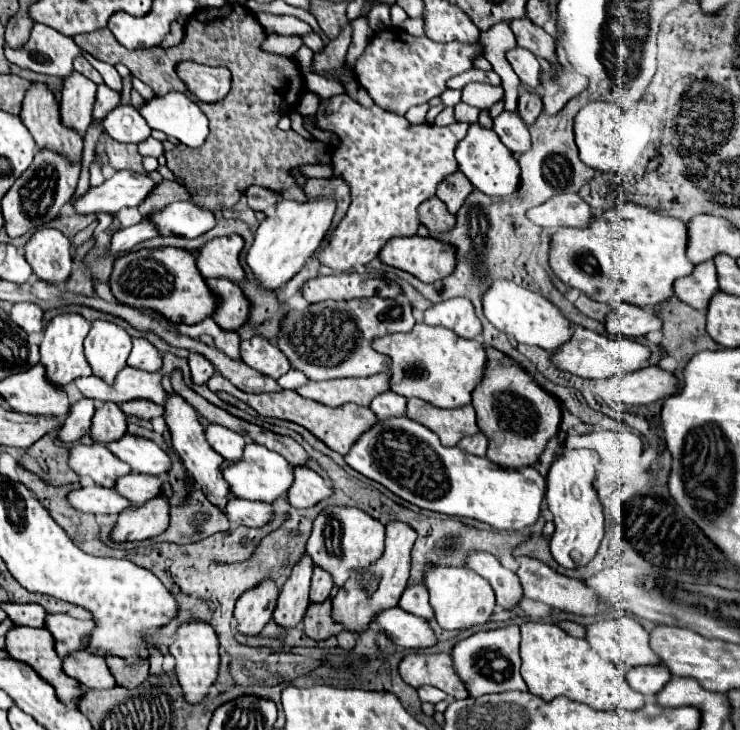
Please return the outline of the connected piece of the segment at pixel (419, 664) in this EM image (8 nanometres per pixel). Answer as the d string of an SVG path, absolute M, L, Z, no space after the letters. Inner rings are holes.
M412 653L402 659L400 675L414 689L422 685L432 685L446 691L446 695L454 699L470 697L464 683L458 679L458 673L454 671L452 665L452 657L448 653L434 653L434 655Z

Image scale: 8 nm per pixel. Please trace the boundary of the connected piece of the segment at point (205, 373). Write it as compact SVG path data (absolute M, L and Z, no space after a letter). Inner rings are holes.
M190 353L188 355L188 365L190 365L192 381L196 385L204 385L214 375L214 365L206 363L206 359L202 355L198 355L198 353Z

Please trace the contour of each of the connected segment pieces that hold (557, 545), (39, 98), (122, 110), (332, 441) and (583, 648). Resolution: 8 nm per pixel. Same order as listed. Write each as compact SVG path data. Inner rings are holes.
M574 449L566 453L558 453L550 475L548 475L548 509L554 517L554 535L550 539L550 553L560 567L580 569L588 565L604 537L604 515L602 507L596 501L596 491L592 487L594 471L598 465L598 457L588 449Z
M34 83L30 87L20 119L34 137L38 149L50 147L52 151L58 151L58 155L66 155L66 159L82 159L82 139L76 131L66 129L60 123L58 103L44 83Z
M118 105L102 121L104 133L118 143L142 143L150 137L150 127L132 105Z
M218 373L208 381L208 387L214 393L224 391L224 393L234 395L236 399L244 401L246 405L250 405L254 411L258 411L264 417L286 419L286 421L292 421L292 423L302 425L316 439L320 439L326 447L330 447L332 451L338 451L340 455L346 455L346 451L350 451L350 445L358 439L358 435L362 435L362 431L366 431L368 427L372 427L374 421L376 421L376 415L370 411L370 407L360 407L360 405L354 405L354 403L346 403L342 407L328 407L328 405L322 405L318 401L308 401L308 399L300 397L296 391L260 393L260 395L256 395L256 393L242 393L230 381L222 379L222 375L218 375Z
M524 623L520 625L522 629L522 641L520 641L520 657L522 657L522 677L528 685L528 691L532 695L538 695L544 701L552 701L554 697L568 697L570 701L578 701L578 703L586 703L592 709L638 709L644 705L644 695L640 695L638 691L634 691L628 681L626 681L626 673L622 669L618 669L614 663L602 659L600 655L596 655L586 639L576 639L570 637L568 633L564 633L558 625L552 623Z

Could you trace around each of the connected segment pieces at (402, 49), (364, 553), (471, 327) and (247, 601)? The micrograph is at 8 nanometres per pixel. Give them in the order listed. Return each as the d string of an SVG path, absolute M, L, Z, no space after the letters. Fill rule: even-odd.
M380 31L368 43L366 51L358 57L354 65L356 81L368 91L372 101L396 115L404 115L410 107L428 103L432 97L446 91L446 81L458 73L464 73L472 67L472 61L482 55L480 41L462 43L436 43L428 37L412 37L408 33Z
M328 507L314 521L314 529L308 539L308 555L316 567L330 571L336 587L344 587L352 573L360 573L364 579L364 587L372 591L372 587L376 587L378 577L374 577L368 569L380 559L384 551L384 537L384 525L366 515L364 511L356 507Z
M448 299L432 305L424 313L424 323L452 329L464 339L474 339L478 333L482 333L480 319L468 299Z
M266 579L256 589L244 593L236 601L234 609L236 631L242 635L258 635L264 629L264 625L272 619L276 599L278 587L272 579Z

